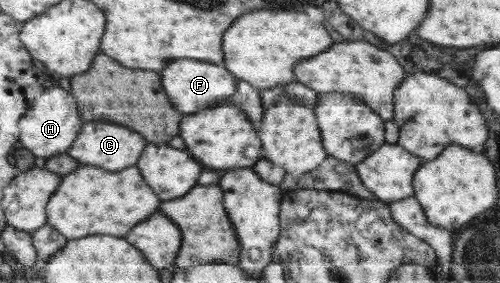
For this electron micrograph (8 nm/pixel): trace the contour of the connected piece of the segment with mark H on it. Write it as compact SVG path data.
M49 85L46 92L40 98L37 98L32 111L22 119L21 136L24 147L36 156L44 156L45 159L68 152L74 146L74 142L78 140L78 136L84 128L78 106L76 95L72 91L65 90L60 86Z

